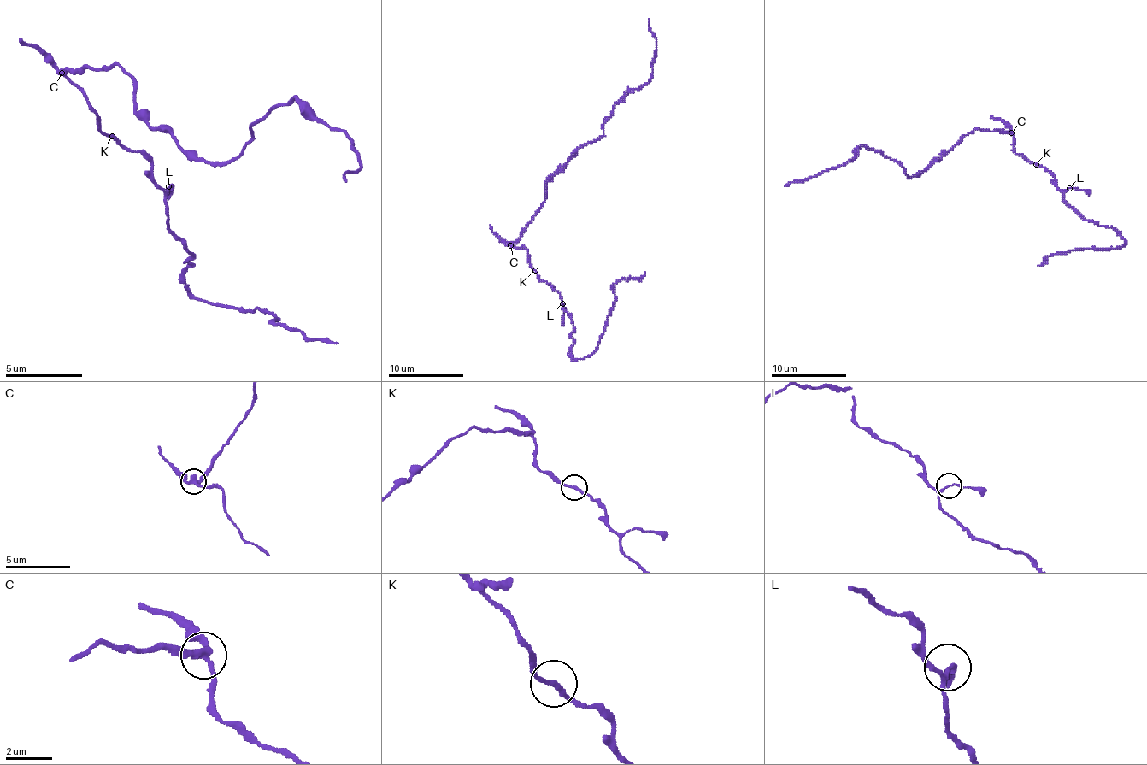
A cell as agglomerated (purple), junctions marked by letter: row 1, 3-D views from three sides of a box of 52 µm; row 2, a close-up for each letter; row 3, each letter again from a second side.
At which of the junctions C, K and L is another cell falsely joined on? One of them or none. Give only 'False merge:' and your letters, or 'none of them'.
False merge: C

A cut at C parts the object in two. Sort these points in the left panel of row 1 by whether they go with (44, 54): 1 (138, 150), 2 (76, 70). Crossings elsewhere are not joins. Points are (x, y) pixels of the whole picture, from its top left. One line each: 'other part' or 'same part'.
1: same part
2: other part

